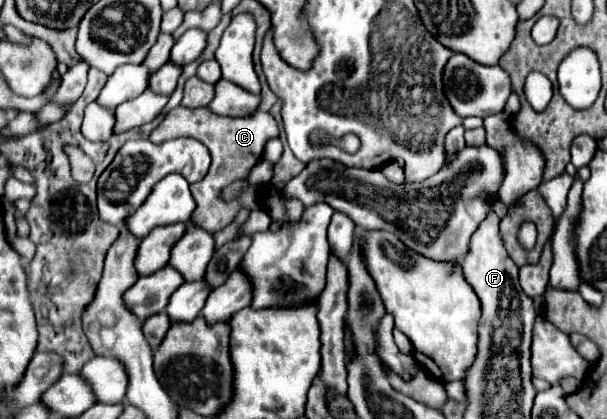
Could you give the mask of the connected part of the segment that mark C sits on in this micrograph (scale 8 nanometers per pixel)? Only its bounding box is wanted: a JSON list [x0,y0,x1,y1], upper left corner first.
[151,107,279,233]

